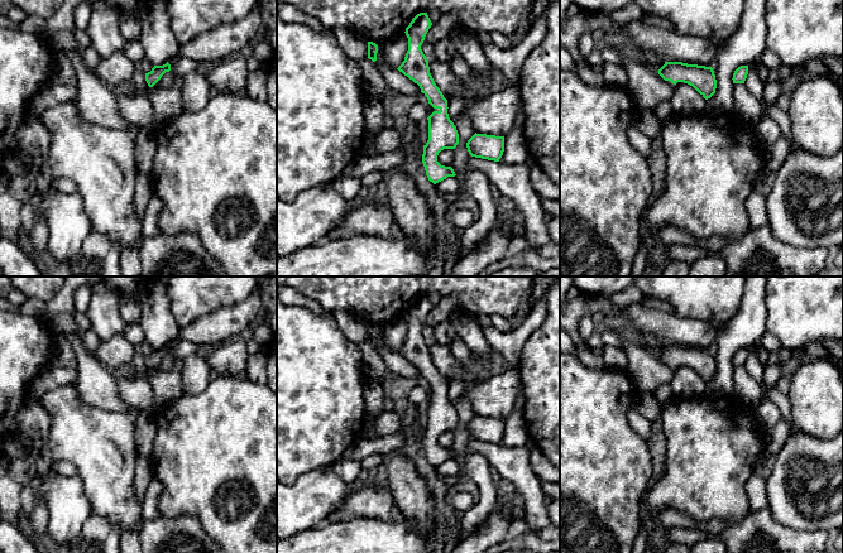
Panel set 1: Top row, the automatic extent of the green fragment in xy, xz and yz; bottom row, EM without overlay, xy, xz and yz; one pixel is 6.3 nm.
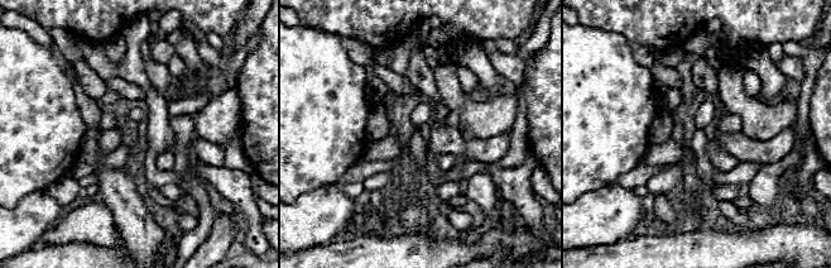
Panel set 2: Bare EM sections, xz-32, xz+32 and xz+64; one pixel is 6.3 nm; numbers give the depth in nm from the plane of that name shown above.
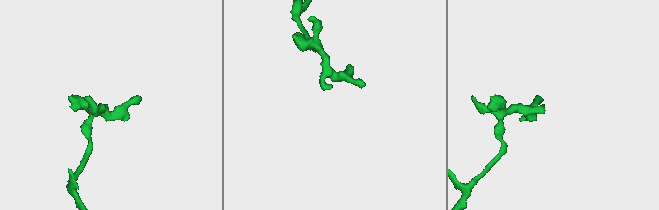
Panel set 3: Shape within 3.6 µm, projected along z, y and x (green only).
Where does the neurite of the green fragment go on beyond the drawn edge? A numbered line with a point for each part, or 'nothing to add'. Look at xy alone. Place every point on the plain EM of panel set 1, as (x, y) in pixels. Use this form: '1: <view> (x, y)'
1: xy (183, 349)

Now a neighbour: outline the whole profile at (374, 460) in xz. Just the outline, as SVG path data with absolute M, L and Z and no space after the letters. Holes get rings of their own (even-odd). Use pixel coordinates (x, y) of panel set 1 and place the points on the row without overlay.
M372 453L367 457L364 457L361 461L360 461L360 465L363 468L370 468L370 467L379 467L382 466L383 463L383 458L384 458L384 455L383 453Z

